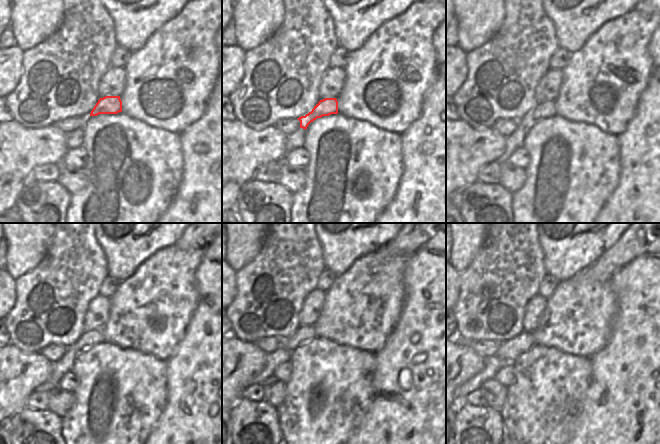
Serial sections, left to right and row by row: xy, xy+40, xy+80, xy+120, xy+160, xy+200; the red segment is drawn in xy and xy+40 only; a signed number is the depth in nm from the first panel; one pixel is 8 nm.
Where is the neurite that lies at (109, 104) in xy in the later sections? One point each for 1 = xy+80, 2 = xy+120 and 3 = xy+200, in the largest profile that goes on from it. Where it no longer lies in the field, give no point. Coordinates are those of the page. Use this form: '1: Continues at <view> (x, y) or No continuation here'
1: Continues at xy+80 (544, 110)
2: Continues at xy+120 (88, 339)
3: Continues at xy+200 (510, 350).

